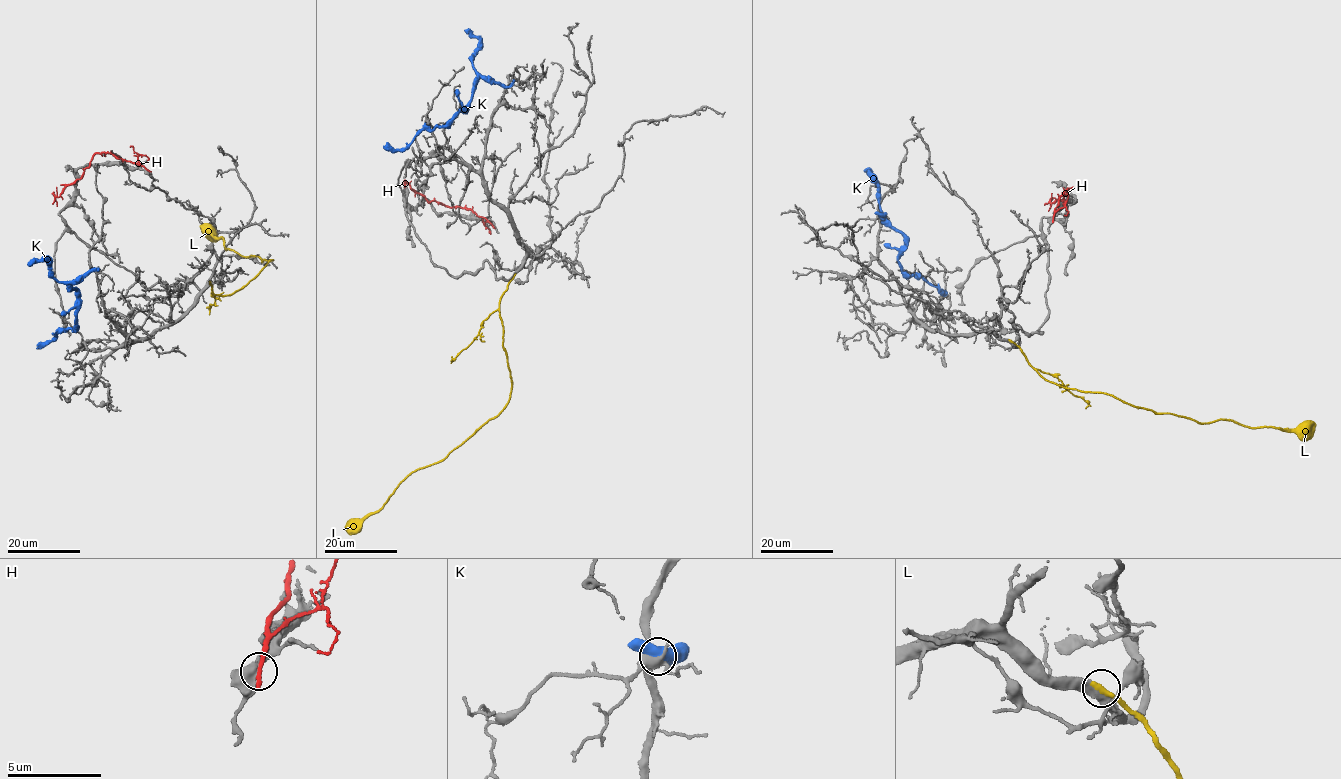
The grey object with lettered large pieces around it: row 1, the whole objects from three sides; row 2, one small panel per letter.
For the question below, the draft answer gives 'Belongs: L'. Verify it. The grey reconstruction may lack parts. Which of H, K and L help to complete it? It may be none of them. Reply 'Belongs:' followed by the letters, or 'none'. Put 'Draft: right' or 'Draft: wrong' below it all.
Belongs: L
Draft: right

